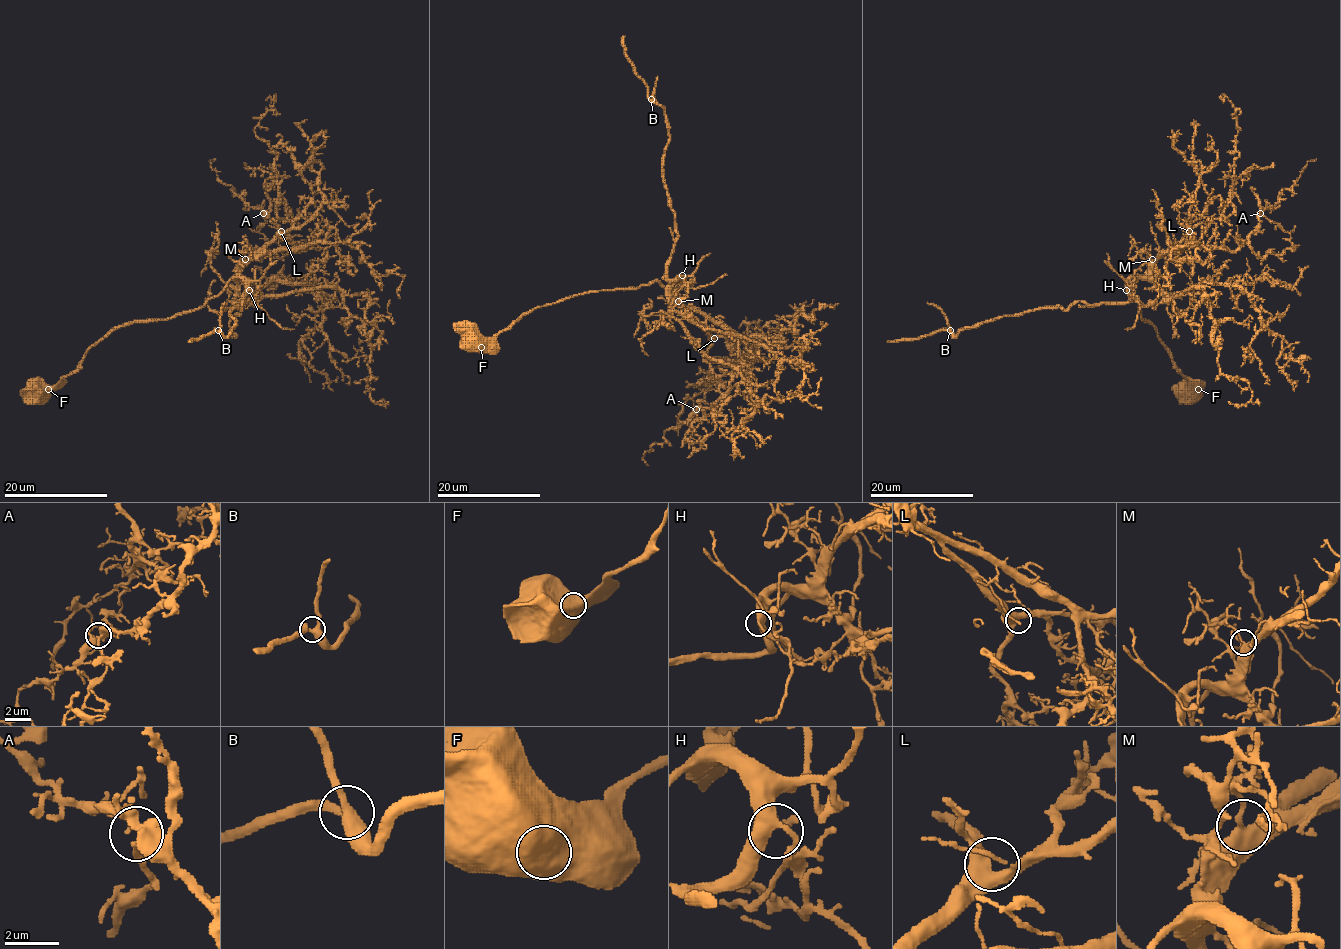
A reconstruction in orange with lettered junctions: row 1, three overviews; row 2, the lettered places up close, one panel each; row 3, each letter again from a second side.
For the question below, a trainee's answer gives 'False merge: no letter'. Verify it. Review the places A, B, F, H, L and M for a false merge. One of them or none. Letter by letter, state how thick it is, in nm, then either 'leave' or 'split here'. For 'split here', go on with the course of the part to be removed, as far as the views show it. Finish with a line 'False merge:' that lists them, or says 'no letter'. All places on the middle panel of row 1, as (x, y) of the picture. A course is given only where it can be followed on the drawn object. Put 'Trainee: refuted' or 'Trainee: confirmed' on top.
Trainee: confirmed
A: calibre 400 nm; leave
B: calibre 360 nm; leave
F: calibre 1650 nm; leave
H: calibre 400 nm; leave
L: calibre 460 nm; leave
M: calibre 420 nm; leave
False merge: no letter

